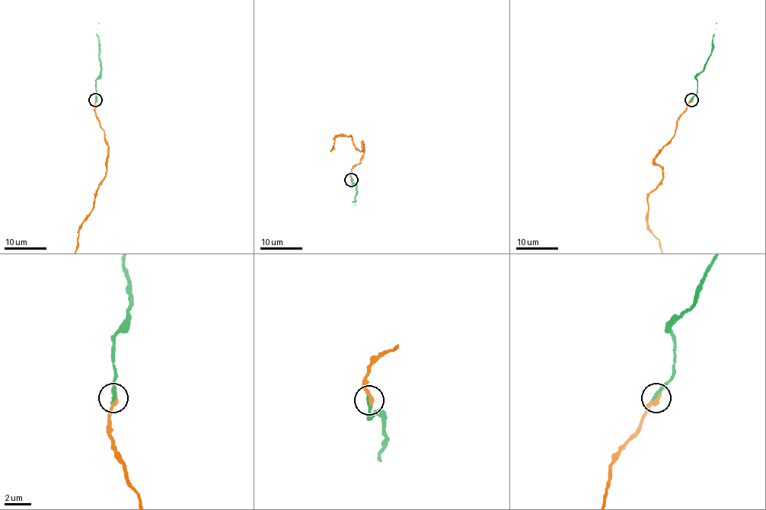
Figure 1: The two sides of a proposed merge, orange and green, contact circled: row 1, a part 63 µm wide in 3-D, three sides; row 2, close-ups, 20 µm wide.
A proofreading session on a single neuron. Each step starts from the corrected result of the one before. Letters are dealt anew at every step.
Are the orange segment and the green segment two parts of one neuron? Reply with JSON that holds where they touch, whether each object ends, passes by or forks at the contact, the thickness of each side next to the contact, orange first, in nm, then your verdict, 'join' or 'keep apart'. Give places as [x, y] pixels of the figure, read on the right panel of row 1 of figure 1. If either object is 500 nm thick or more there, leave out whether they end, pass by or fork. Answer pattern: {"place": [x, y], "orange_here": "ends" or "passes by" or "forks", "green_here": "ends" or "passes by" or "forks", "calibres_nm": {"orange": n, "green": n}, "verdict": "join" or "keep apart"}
{"place": [691, 100], "orange_here": "ends", "green_here": "ends", "calibres_nm": {"orange": 360, "green": 380}, "verdict": "join"}

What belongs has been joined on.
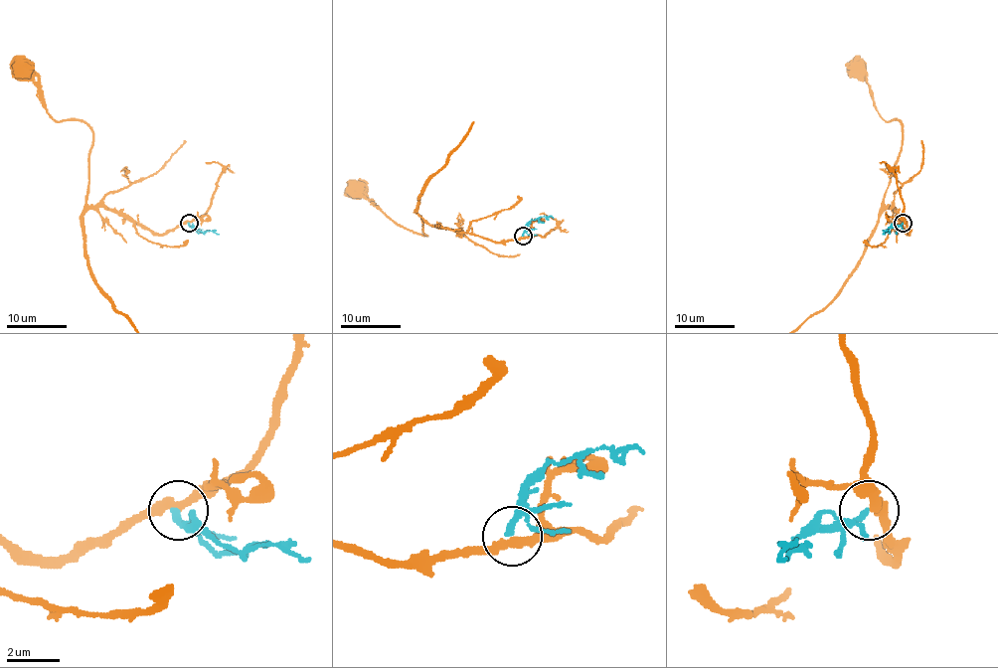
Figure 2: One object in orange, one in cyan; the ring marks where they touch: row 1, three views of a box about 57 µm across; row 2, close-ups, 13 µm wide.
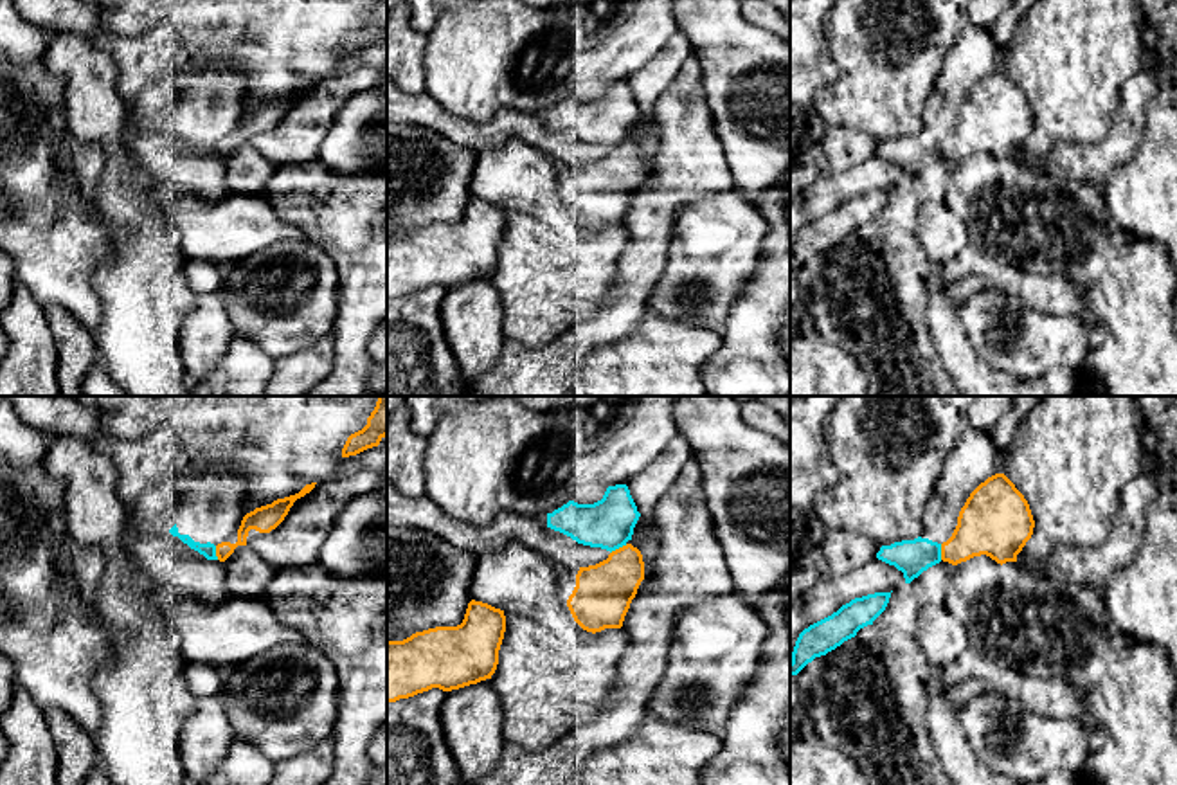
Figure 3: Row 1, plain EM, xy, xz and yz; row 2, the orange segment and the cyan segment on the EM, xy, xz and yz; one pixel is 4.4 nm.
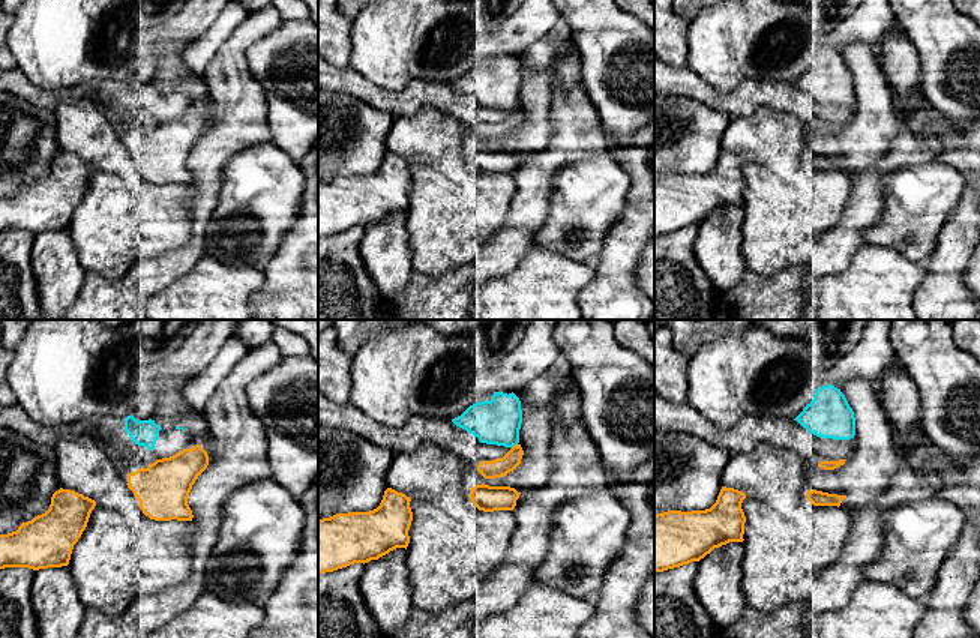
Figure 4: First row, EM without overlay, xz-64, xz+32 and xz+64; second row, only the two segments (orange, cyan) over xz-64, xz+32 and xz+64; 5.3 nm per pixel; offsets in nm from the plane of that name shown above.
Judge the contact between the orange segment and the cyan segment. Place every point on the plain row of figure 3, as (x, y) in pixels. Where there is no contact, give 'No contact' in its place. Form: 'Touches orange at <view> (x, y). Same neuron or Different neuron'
Touches orange at xz (619, 144). Different neuron

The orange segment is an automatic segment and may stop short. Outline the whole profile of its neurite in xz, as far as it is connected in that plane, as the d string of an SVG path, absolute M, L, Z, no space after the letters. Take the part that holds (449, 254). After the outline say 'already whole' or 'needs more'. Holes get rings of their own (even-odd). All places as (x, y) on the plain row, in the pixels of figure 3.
M472 196L457 223L436 223L403 238L387 238L387 299L491 275L504 229L504 207Z; already whole

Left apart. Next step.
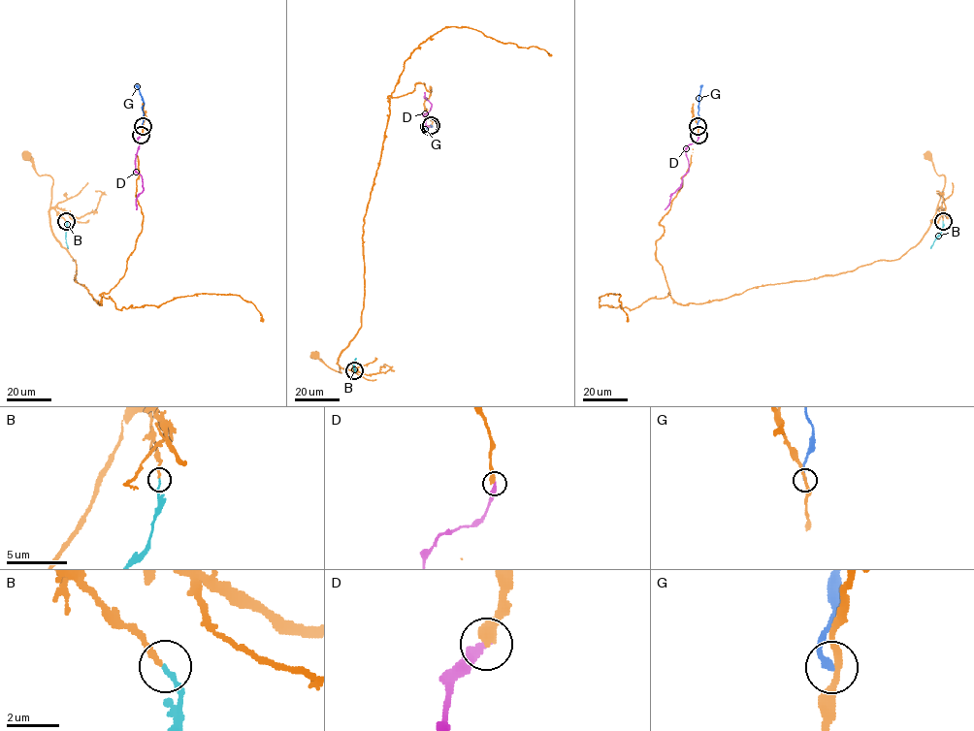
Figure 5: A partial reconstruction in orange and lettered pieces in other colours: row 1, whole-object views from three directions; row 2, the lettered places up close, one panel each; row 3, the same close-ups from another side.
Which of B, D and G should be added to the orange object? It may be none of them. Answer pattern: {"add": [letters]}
{"add": ["B"]}

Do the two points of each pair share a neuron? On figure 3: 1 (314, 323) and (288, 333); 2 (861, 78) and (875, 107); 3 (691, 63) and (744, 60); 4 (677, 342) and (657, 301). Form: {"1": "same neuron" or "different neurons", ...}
{"1": "same neuron", "2": "same neuron", "3": "different neurons", "4": "different neurons"}

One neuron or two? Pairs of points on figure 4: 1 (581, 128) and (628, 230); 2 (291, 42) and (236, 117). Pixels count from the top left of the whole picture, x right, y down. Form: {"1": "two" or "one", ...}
{"1": "two", "2": "two"}

